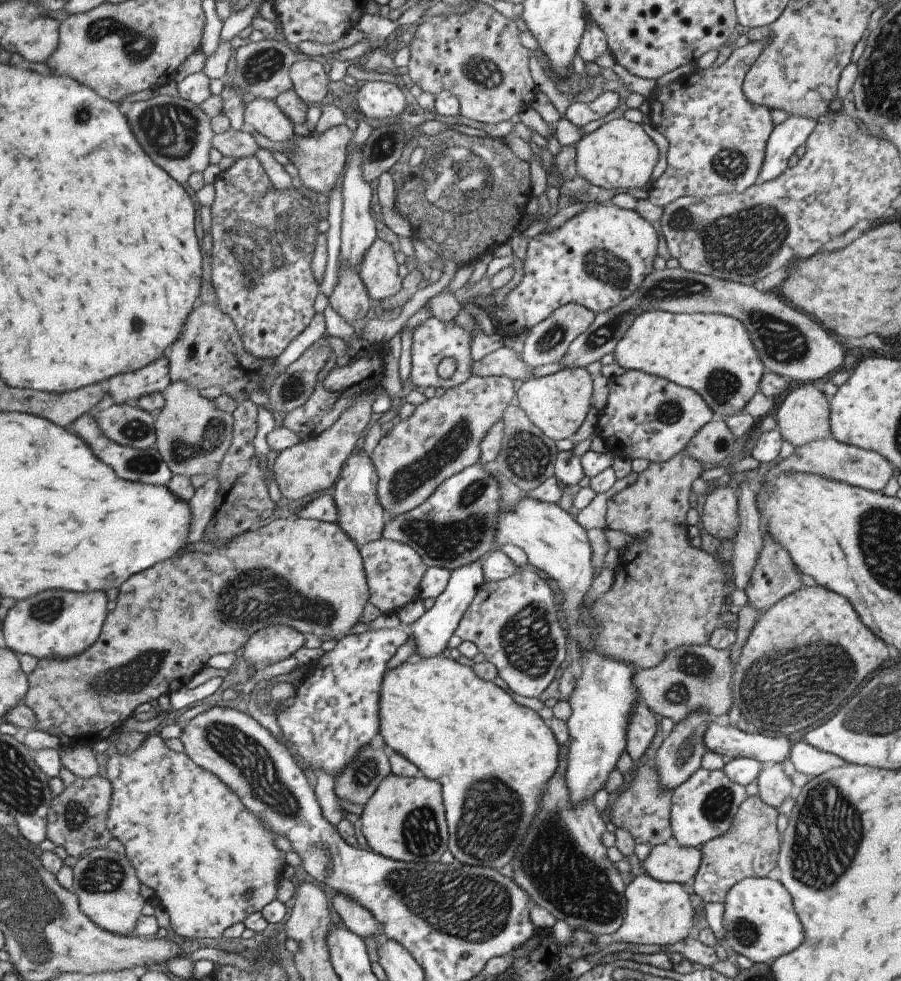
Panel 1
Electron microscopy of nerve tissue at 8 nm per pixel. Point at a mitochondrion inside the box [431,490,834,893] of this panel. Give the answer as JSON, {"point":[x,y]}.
{"point":[502,815]}

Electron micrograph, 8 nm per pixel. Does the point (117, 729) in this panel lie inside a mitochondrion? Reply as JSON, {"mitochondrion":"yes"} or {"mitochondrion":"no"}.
{"mitochondrion":"no"}

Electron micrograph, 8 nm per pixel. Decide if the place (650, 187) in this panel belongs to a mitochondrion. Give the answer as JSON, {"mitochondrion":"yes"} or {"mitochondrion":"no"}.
{"mitochondrion":"no"}

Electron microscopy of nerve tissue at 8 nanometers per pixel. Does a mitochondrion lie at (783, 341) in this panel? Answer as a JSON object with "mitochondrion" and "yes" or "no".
{"mitochondrion":"yes"}

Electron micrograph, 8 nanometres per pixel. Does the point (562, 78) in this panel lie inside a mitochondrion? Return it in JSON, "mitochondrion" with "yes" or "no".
{"mitochondrion":"no"}

